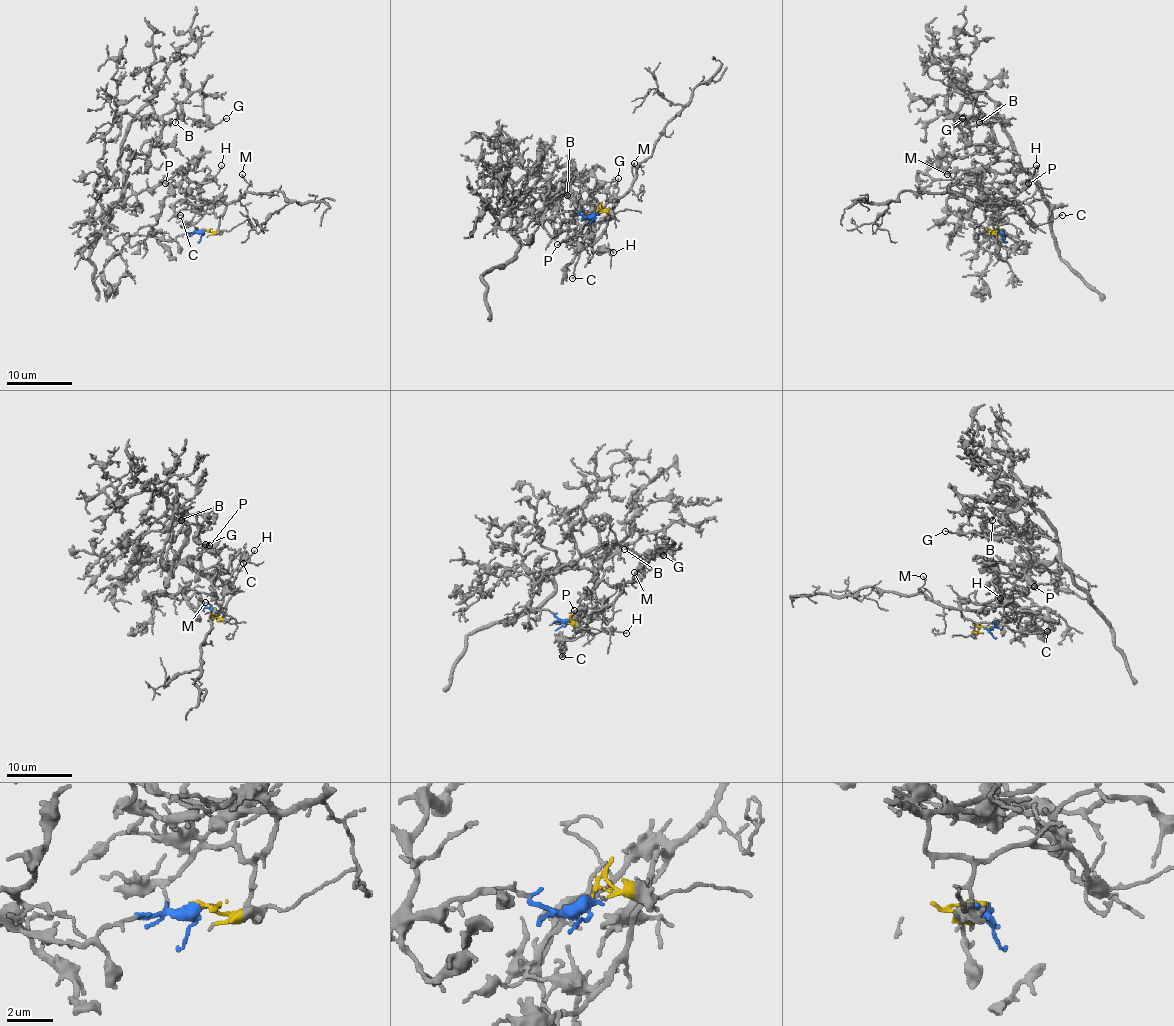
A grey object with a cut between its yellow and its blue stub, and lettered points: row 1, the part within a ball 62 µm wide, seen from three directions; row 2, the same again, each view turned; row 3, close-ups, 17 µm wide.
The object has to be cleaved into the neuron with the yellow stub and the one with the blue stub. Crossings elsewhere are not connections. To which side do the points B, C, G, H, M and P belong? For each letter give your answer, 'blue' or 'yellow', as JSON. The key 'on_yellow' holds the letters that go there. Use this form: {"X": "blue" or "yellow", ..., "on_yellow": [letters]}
{"B": "blue", "C": "yellow", "G": "blue", "H": "yellow", "M": "yellow", "P": "yellow", "on_yellow": ["C", "H", "M", "P"]}

